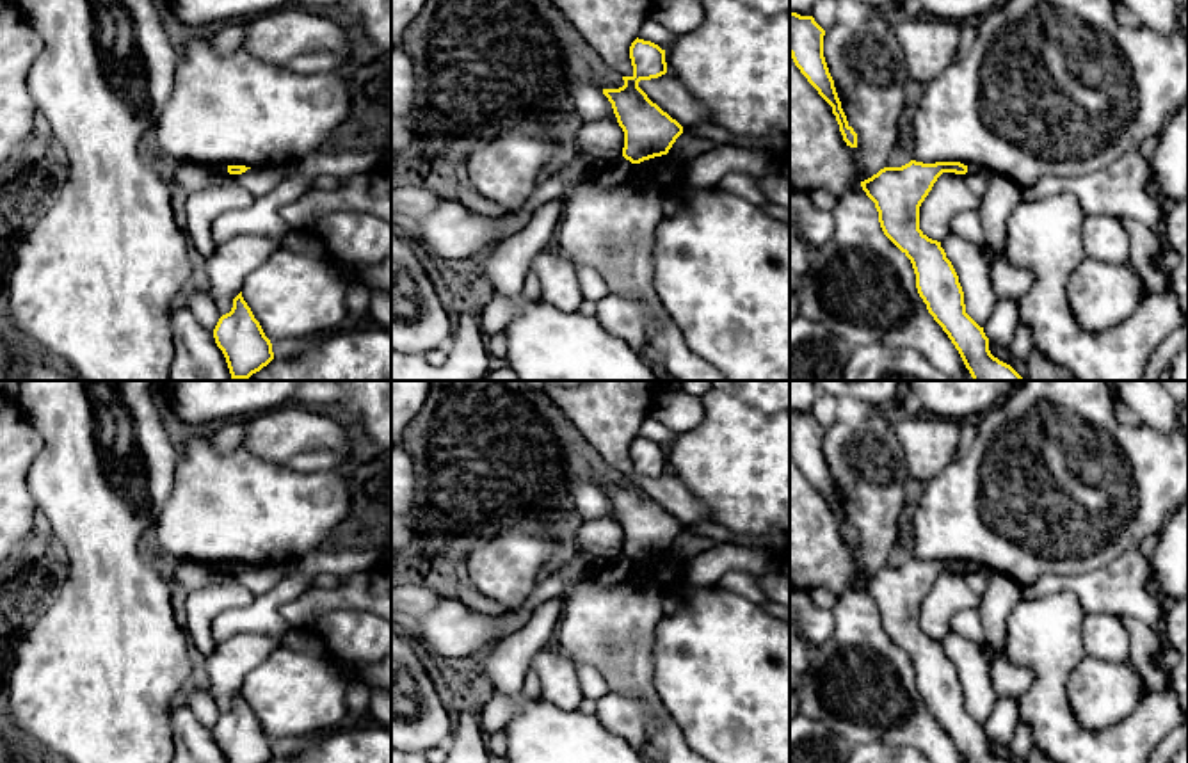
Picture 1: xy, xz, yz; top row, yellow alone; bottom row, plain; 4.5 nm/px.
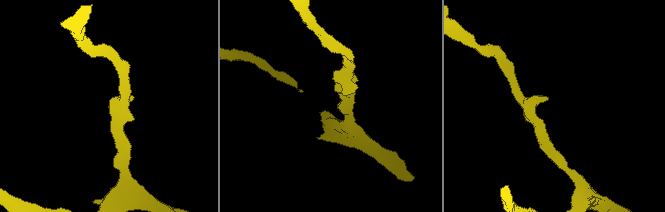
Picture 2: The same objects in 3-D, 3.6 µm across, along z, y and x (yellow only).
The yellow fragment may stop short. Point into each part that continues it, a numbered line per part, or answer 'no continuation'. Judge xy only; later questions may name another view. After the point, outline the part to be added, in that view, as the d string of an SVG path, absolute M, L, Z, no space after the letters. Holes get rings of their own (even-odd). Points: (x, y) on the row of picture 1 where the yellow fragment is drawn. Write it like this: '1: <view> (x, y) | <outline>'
no continuation

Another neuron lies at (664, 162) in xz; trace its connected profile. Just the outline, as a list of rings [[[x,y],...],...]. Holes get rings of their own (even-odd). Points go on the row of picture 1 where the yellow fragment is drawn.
[[[662,155],[662,157],[644,160],[640,164],[633,164],[630,173],[638,173],[642,169],[656,169],[656,171],[667,174],[670,171],[670,167],[672,167],[670,155]]]

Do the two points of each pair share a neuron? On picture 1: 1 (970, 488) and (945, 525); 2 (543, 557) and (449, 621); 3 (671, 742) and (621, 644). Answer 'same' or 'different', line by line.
1: same
2: different
3: same

